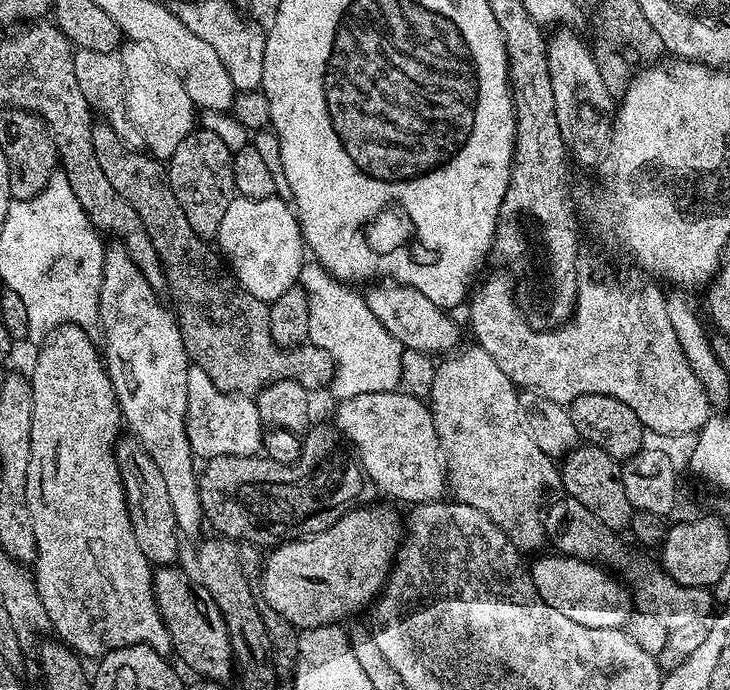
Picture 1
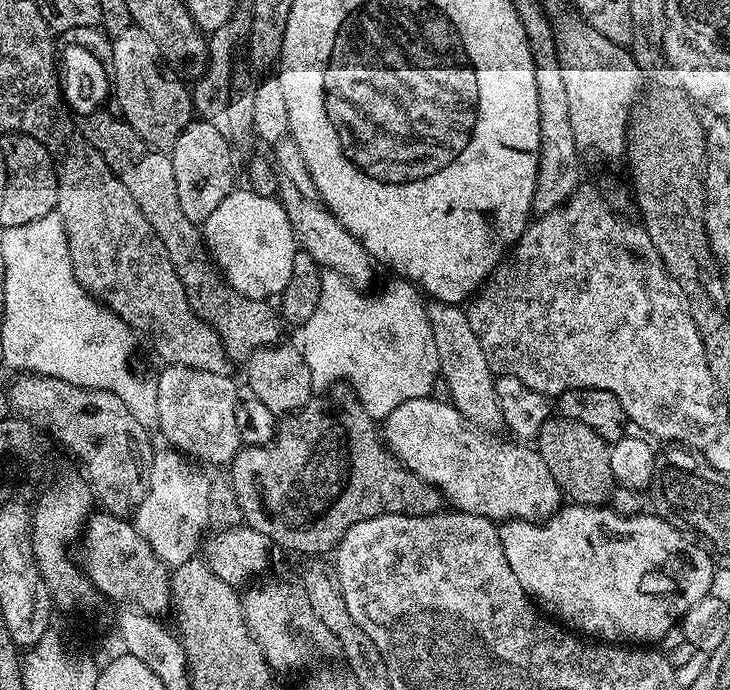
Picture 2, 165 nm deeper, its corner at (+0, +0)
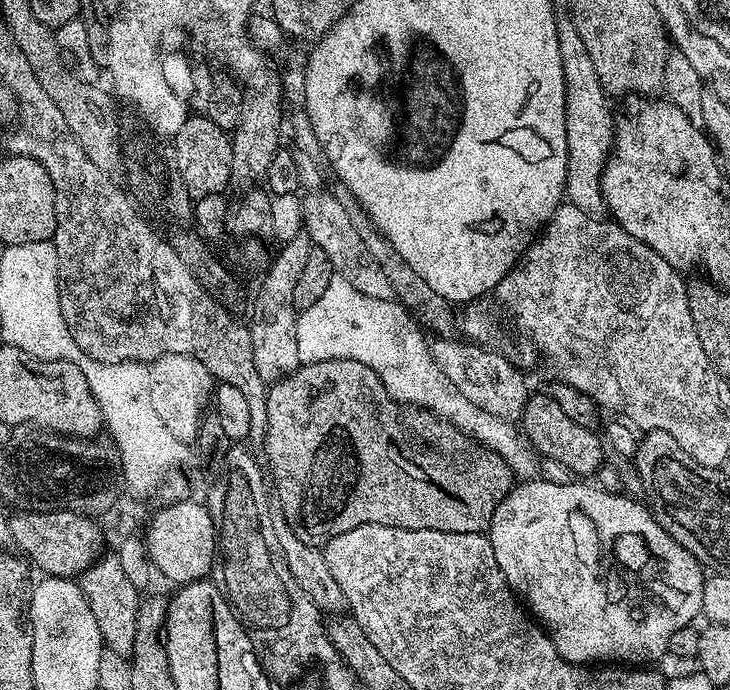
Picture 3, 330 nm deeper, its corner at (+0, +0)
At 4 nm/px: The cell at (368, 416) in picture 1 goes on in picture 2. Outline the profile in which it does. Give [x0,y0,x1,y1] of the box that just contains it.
[382,395,561,522]

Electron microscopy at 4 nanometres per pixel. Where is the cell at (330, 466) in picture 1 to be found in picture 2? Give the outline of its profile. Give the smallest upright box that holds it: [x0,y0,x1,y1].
[230,394,446,554]

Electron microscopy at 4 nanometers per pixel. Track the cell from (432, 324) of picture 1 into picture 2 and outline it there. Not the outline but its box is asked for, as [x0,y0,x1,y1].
[276,171,374,289]

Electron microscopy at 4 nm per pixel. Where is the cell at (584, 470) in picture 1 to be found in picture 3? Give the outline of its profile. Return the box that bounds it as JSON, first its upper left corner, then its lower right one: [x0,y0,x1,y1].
[522,391,605,477]

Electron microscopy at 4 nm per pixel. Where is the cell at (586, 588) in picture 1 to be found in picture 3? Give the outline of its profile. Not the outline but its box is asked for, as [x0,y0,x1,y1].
[486,478,705,666]

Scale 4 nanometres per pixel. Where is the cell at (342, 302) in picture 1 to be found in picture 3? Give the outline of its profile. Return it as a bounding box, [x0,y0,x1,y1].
[296,274,542,481]

